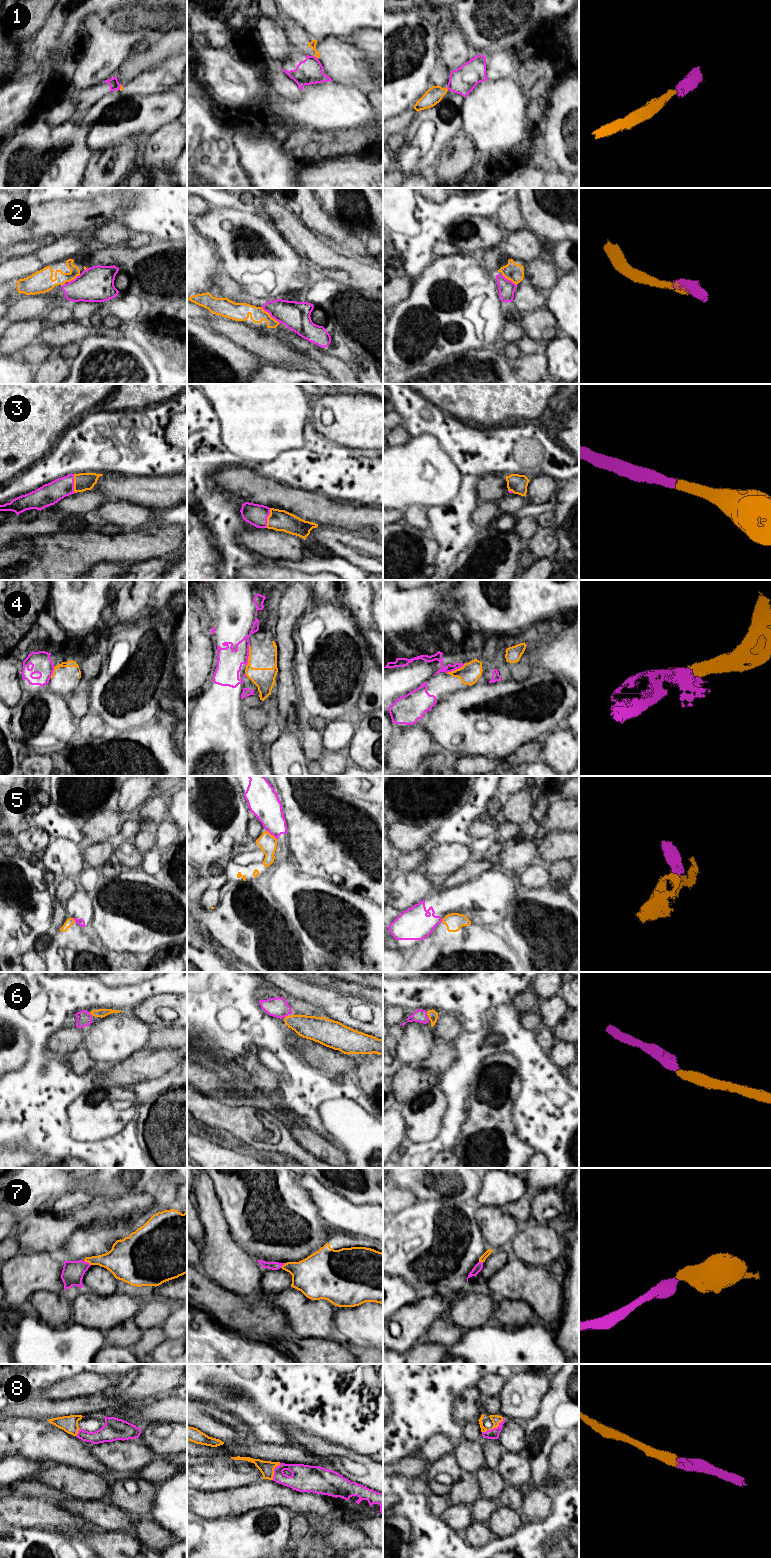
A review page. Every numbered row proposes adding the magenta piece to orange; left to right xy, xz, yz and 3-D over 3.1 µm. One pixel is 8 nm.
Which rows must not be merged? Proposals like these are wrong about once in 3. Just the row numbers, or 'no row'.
1, 2, 5

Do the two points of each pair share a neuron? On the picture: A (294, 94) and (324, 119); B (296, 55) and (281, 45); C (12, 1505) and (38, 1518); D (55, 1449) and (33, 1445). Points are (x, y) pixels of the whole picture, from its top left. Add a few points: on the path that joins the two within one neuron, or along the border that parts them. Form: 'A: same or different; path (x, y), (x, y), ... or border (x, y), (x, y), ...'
A: different; border (302, 90), (296, 100), (277, 94)
B: different; border (294, 48), (281, 62)
C: same; path (18, 1506), (26, 1512), (32, 1512)
D: same; path (50, 1445), (38, 1445)

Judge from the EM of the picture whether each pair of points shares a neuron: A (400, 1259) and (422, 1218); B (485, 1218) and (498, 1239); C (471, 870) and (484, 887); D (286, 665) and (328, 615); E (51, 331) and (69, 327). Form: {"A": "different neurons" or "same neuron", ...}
{"A": "same neuron", "B": "same neuron", "C": "different neurons", "D": "different neurons", "E": "same neuron"}

